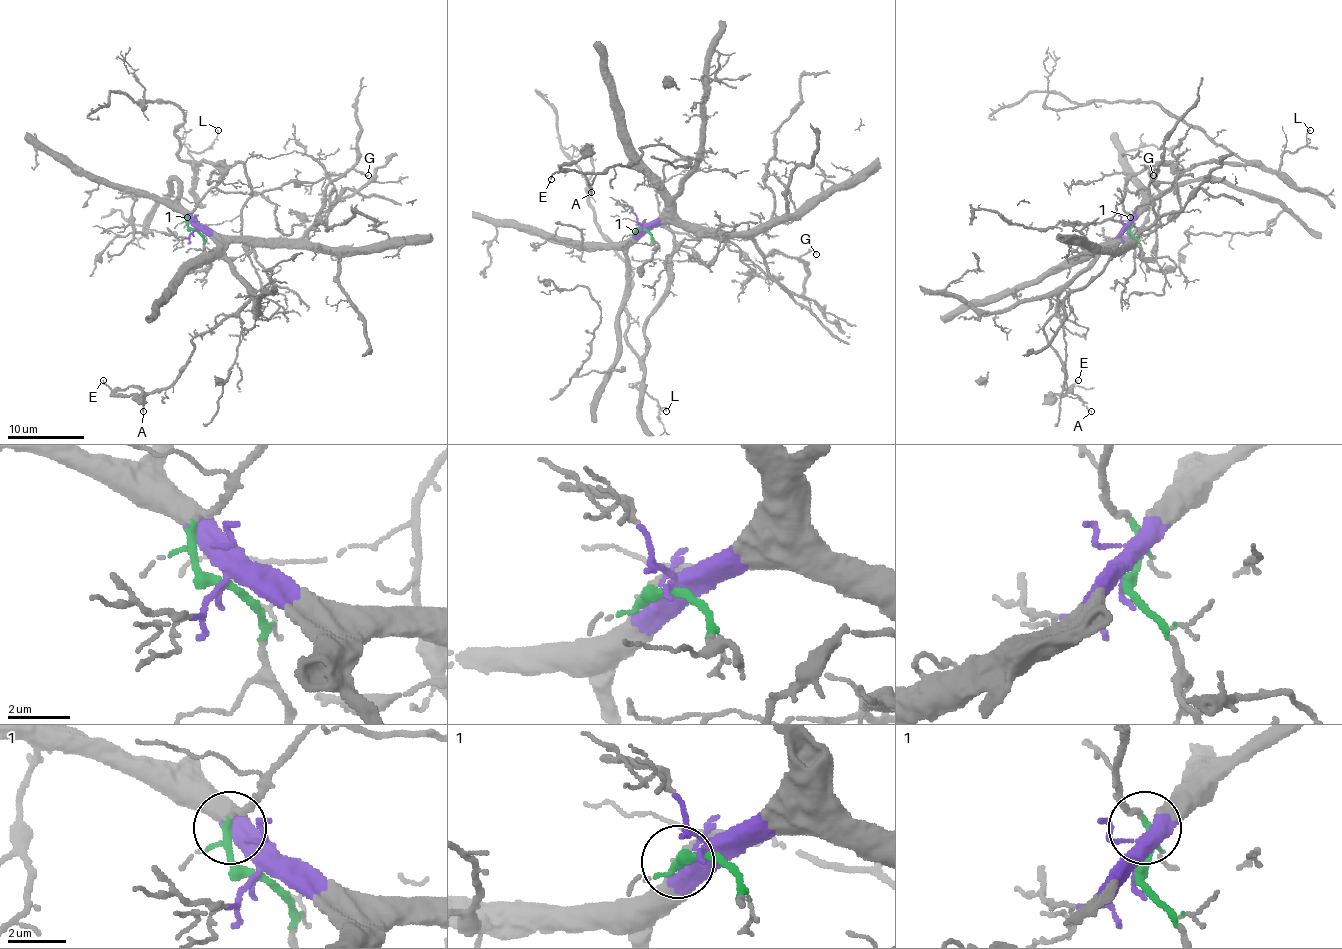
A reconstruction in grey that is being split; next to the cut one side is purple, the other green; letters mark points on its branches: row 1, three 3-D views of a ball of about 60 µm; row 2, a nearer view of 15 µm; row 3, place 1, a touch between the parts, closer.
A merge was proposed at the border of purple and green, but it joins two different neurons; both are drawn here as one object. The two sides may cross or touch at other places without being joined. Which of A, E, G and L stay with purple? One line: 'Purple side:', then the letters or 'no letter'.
Purple side: A, E, G

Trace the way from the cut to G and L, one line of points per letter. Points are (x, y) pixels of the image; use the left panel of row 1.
G: (195, 230), (254, 239), (298, 239), (317, 220), (323, 191), (335, 180), (350, 168), (367, 176)
L: (195, 230), (187, 216), (225, 174), (221, 164), (198, 162), (195, 170), (189, 151), (202, 153), (218, 130)

